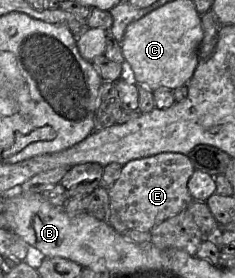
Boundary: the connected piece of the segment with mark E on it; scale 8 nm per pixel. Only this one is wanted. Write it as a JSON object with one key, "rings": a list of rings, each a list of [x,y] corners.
{"rings":[[[175,152],[159,153],[135,159],[123,165],[120,177],[108,189],[107,223],[118,233],[129,230],[150,232],[163,221],[187,209],[193,198],[188,181],[195,168],[187,155]]]}

